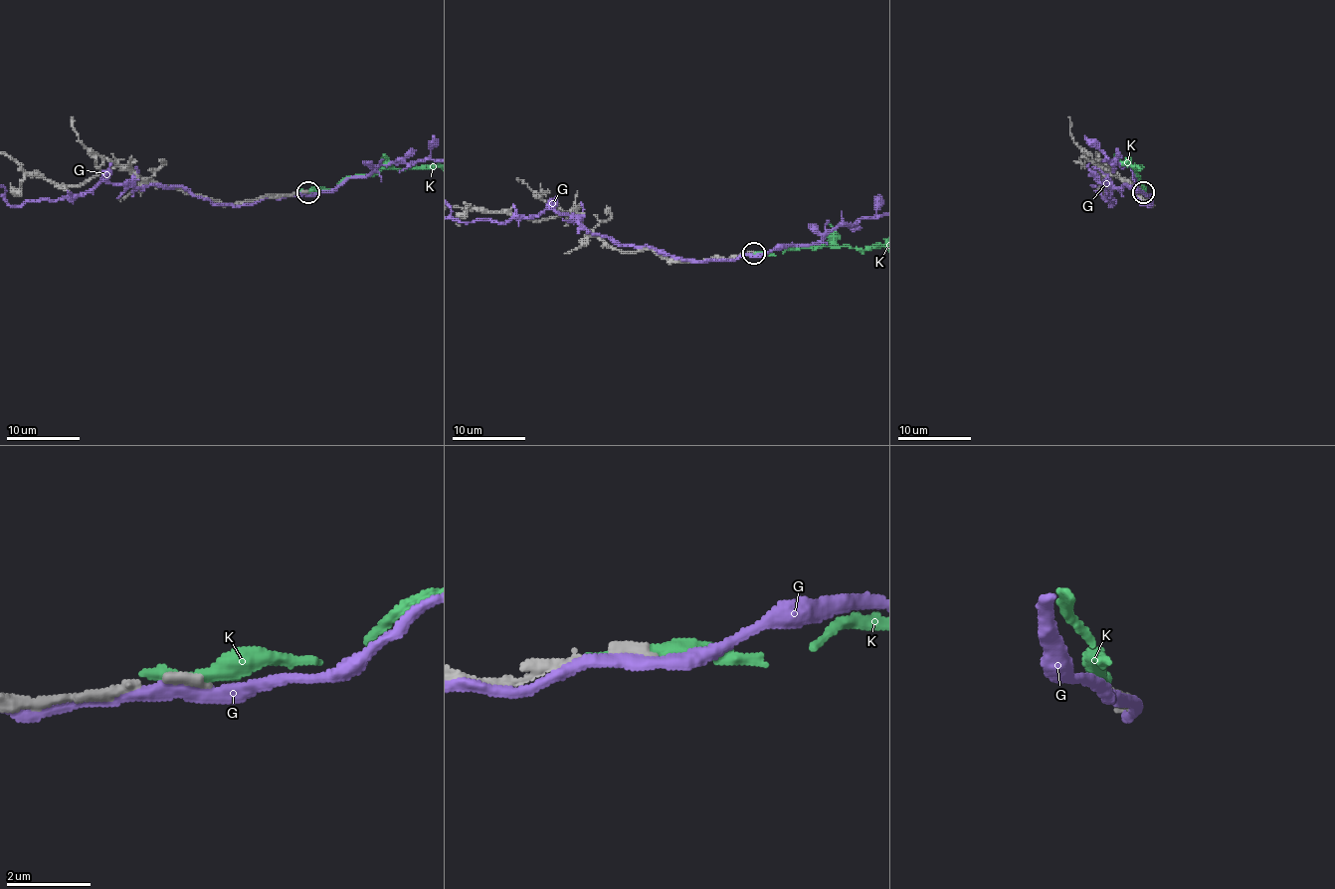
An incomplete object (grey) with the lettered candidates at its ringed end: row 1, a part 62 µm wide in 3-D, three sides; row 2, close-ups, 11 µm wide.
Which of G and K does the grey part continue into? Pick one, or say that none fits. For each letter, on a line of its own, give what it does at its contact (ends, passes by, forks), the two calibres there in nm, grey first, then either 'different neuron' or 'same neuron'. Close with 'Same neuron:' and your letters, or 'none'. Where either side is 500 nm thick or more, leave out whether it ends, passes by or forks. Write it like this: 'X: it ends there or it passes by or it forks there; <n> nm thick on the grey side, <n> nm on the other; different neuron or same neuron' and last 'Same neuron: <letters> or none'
G: it passes by; 260 nm thick on the grey side, 280 nm on the other; different neuron
K: it ends there; 260 nm thick on the grey side, 400 nm on the other; different neuron
Same neuron: none

